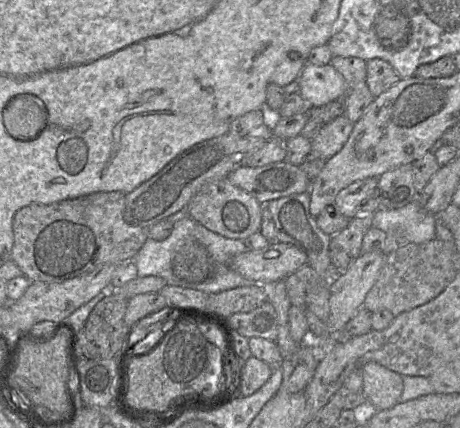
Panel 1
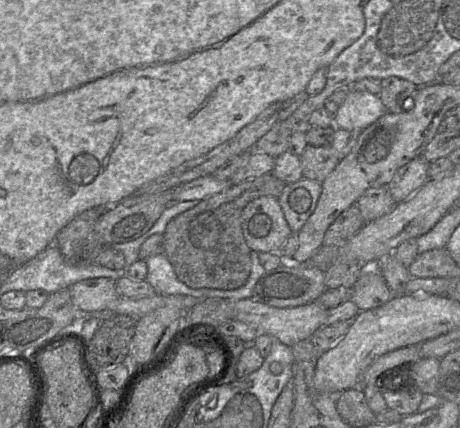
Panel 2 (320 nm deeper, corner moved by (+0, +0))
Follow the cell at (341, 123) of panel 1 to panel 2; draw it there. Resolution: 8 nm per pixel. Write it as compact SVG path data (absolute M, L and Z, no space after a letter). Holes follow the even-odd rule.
M308 144L299 158L303 178L320 183L326 179L339 162L331 145L312 146Z

